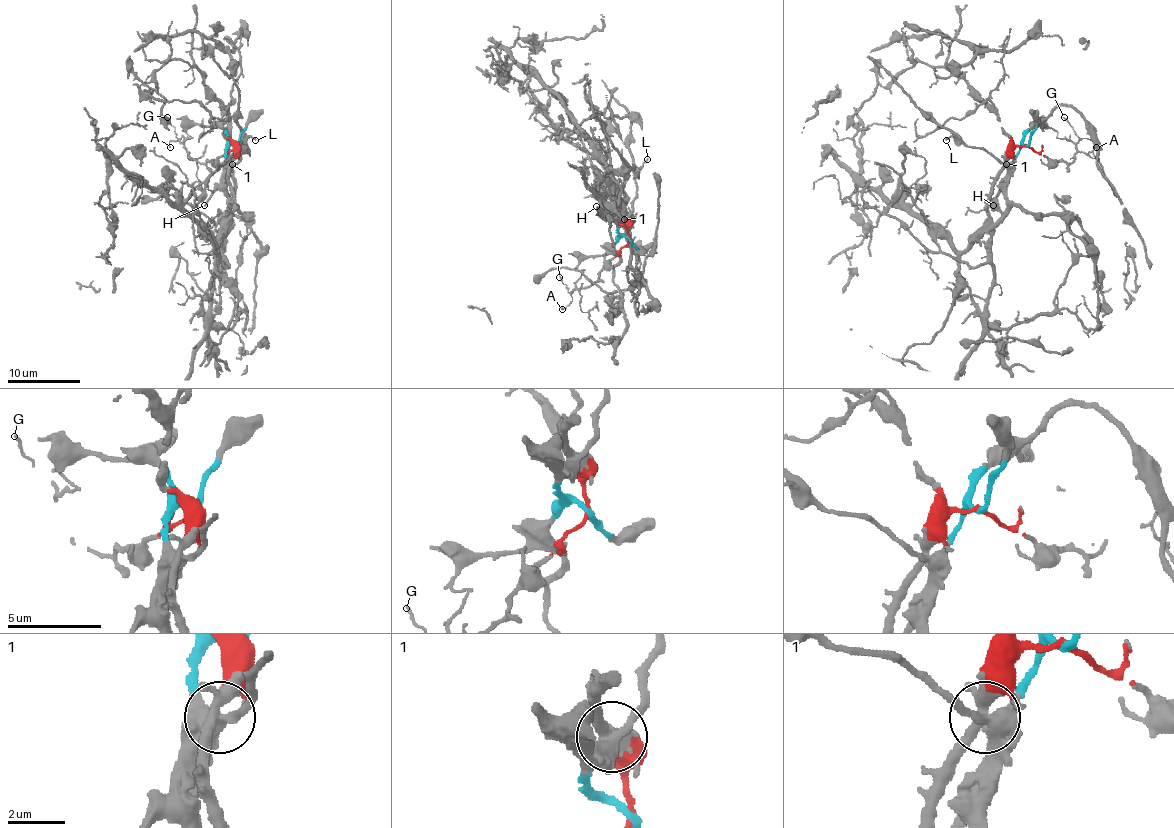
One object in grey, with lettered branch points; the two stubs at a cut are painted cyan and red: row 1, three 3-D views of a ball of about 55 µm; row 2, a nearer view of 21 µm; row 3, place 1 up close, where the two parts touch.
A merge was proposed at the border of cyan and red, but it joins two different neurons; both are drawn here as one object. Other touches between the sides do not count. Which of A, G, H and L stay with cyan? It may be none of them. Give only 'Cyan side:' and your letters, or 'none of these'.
Cyan side: H, L

